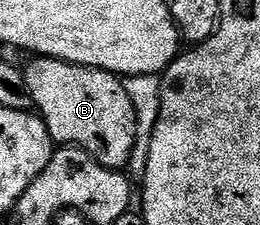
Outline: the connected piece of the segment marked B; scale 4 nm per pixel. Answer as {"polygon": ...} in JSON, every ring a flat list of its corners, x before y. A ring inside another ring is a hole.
{"polygon":[[44,57,30,60,23,67,25,88,33,99,36,114,47,125,47,133,54,144,81,147,104,167,128,168,137,140,137,122,124,82,98,67,84,67]]}

